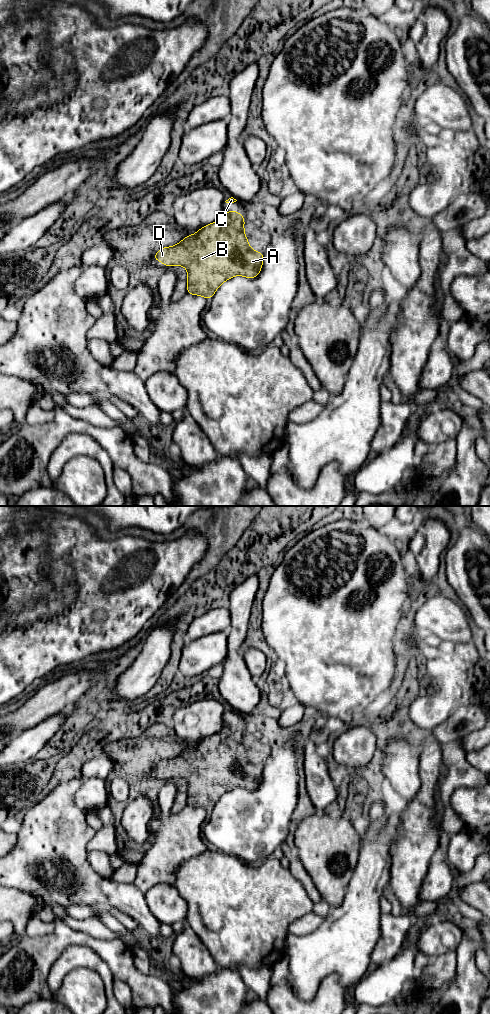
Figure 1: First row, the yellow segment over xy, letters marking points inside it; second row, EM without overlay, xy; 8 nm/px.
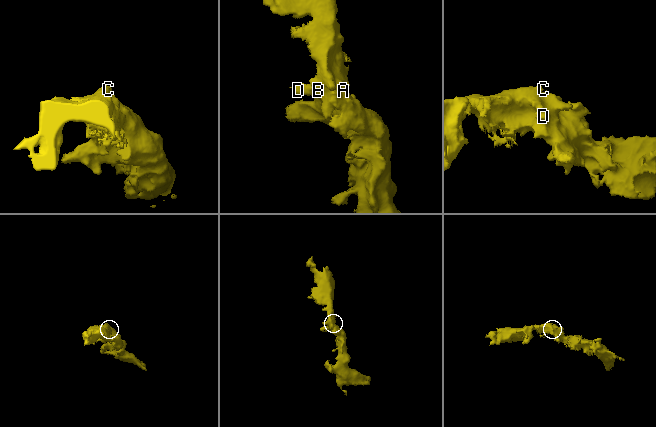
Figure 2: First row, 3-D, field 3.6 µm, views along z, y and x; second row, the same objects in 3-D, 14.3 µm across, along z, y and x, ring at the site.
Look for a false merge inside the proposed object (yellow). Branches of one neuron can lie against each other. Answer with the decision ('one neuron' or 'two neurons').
one neuron

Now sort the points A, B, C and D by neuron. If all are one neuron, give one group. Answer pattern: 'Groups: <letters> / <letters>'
Groups: A B C D

